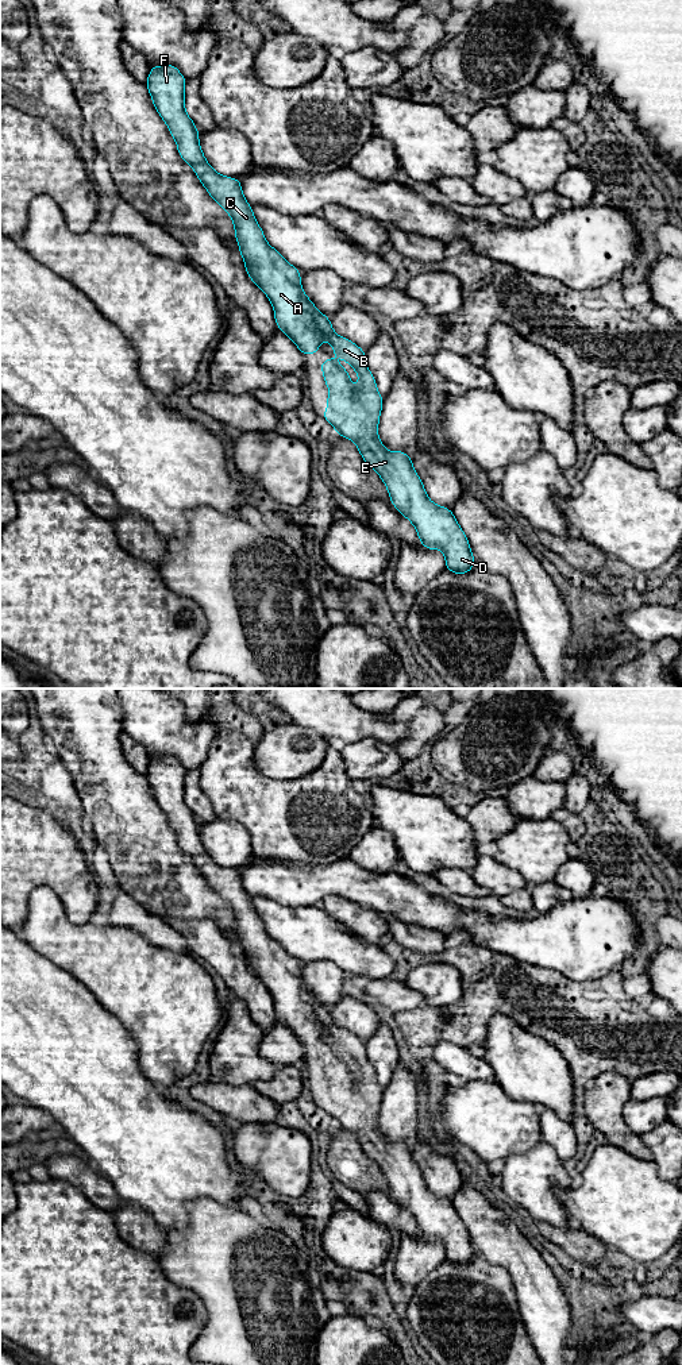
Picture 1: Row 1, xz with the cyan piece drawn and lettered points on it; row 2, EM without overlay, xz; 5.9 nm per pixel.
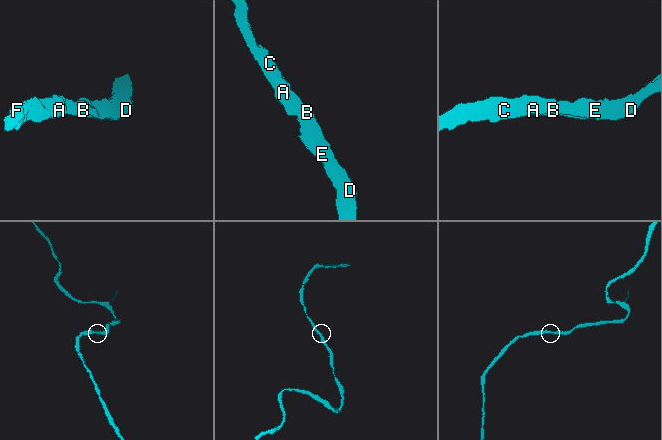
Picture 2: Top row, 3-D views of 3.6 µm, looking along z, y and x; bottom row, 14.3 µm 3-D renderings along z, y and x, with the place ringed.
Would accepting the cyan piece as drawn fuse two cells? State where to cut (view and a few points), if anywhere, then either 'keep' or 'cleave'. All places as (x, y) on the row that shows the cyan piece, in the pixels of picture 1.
no cut | keep

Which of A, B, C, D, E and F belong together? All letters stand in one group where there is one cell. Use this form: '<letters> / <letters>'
A B C D E F

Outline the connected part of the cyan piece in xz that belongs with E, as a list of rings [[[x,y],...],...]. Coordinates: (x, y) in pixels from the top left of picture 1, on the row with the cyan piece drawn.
[[[165,63],[150,68],[145,84],[177,143],[180,157],[190,165],[209,196],[231,216],[244,269],[270,300],[277,328],[290,338],[304,356],[316,354],[325,339],[359,377],[359,385],[354,387],[347,371],[331,354],[328,360],[320,363],[330,389],[328,409],[321,417],[334,425],[338,435],[357,444],[362,459],[384,481],[393,506],[416,528],[423,547],[440,550],[446,558],[446,570],[467,574],[477,562],[452,510],[428,498],[409,455],[386,451],[378,437],[384,397],[366,365],[365,351],[334,332],[331,319],[303,292],[298,269],[266,242],[239,178],[217,174],[207,162],[199,130],[185,112],[185,81],[176,66]]]

